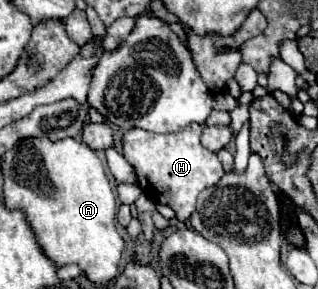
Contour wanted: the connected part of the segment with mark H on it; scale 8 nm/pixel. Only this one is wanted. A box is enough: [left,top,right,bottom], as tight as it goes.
[122,124,224,222]

